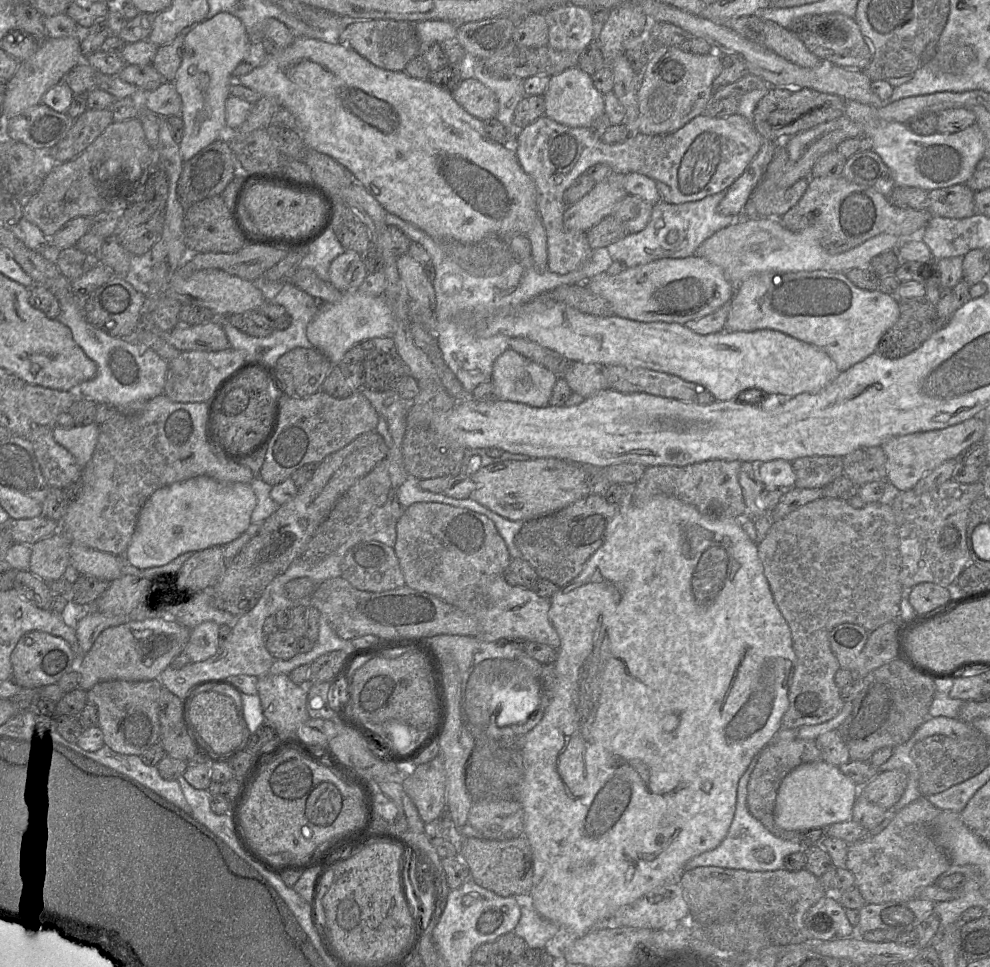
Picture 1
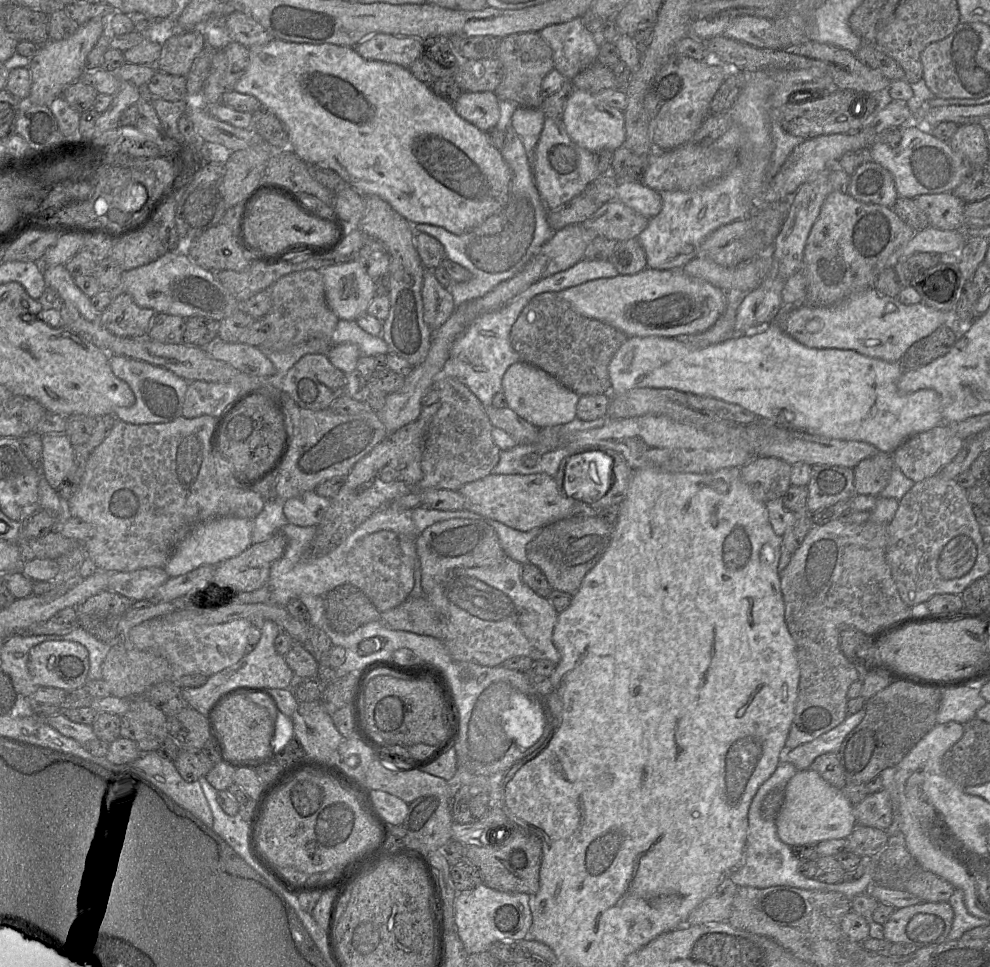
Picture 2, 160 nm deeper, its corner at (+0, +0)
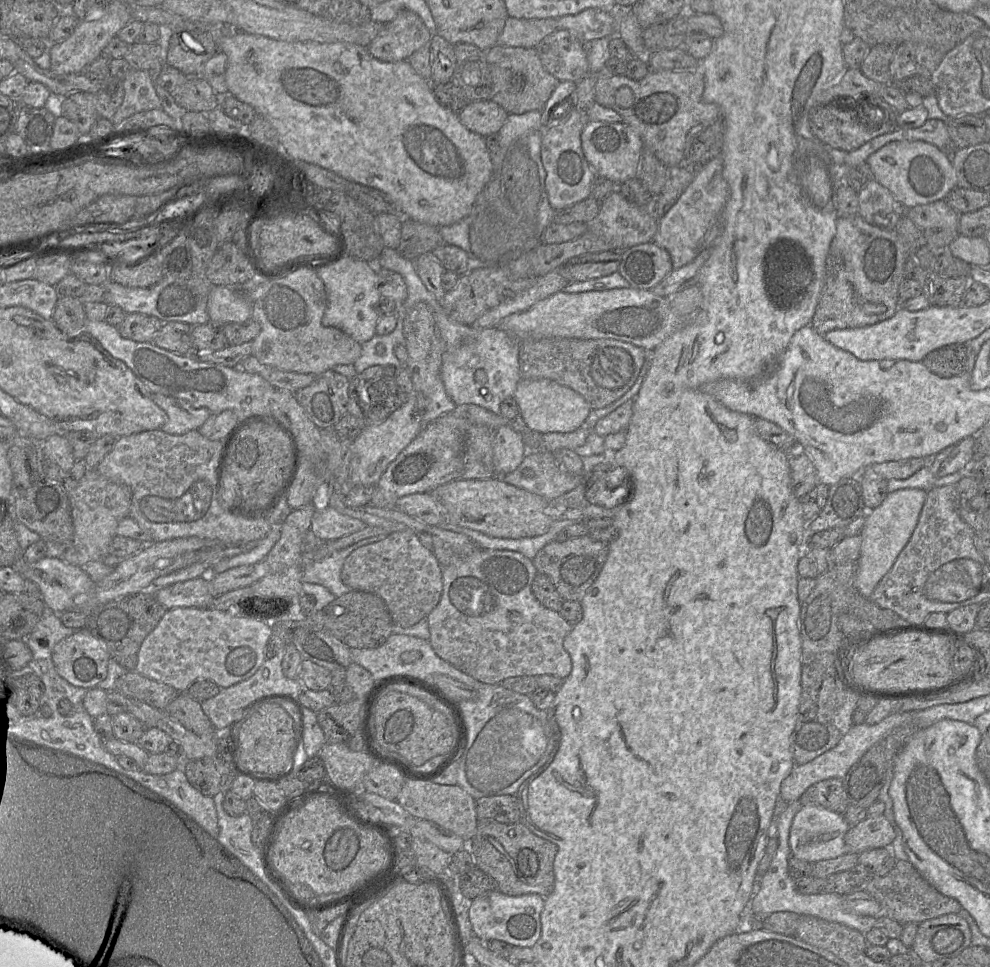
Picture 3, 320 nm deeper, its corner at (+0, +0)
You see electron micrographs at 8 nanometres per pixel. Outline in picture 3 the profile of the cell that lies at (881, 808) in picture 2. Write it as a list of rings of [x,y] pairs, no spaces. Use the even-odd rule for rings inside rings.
[[[884,814],[867,816],[849,828],[845,836],[846,852],[859,854],[872,848],[888,847],[895,836],[895,831]]]

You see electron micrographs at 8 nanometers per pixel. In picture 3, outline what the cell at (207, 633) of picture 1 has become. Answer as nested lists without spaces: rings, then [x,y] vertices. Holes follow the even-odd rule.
[[[211,608],[168,609],[142,642],[134,671],[167,684],[179,693],[186,692],[190,685],[202,680],[210,680],[220,688],[232,686],[250,678],[266,659],[266,646],[272,635],[272,628],[264,620]]]

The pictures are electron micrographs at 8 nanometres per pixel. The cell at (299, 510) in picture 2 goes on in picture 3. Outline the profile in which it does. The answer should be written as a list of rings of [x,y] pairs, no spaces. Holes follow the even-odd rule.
[[[319,502],[311,521],[310,535],[321,541],[334,540],[363,530],[366,526],[363,521]]]

